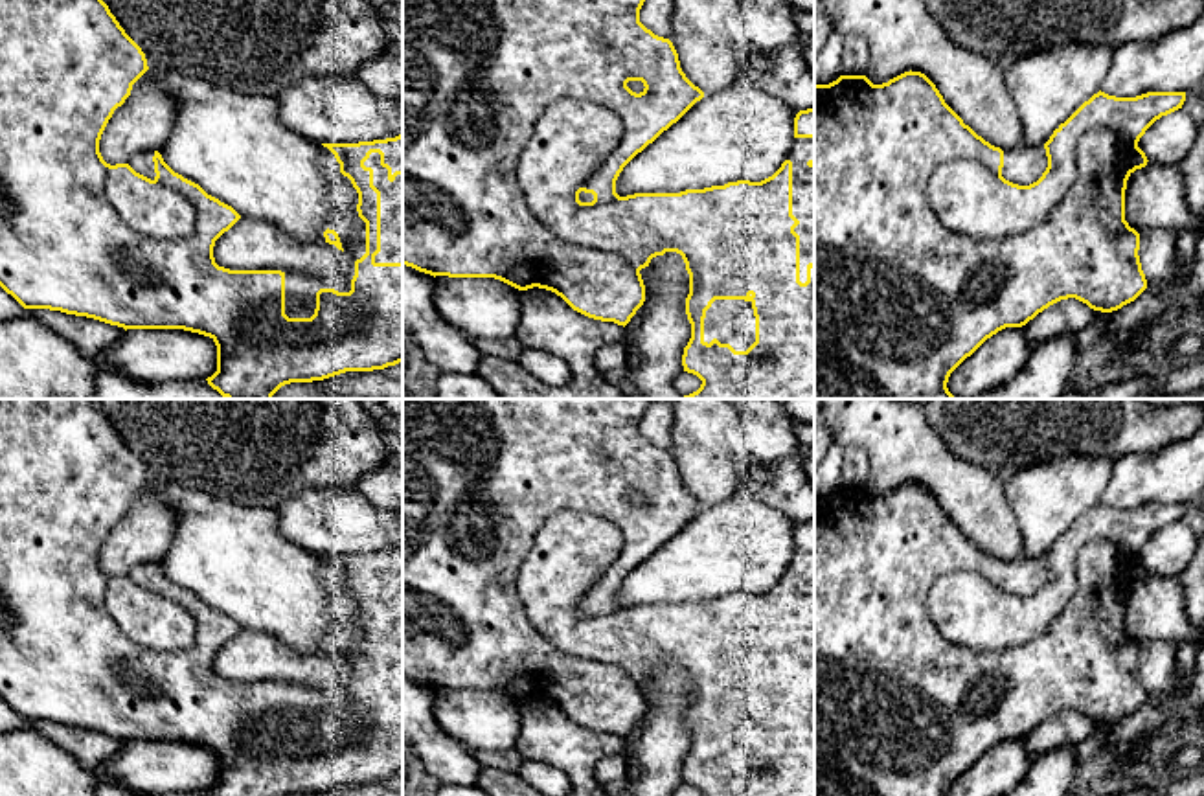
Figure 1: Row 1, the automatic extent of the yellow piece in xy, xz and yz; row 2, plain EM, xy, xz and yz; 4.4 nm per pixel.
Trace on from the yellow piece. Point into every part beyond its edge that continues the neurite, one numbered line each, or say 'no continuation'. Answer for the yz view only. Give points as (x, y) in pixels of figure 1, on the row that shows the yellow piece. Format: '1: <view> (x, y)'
1: yz (1022, 166)

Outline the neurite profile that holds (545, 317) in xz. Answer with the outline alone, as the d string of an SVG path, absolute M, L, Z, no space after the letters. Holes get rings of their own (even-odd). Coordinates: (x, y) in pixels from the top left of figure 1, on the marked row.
M533 287L520 292L520 324L515 338L524 347L564 358L572 379L561 388L551 388L518 362L493 355L483 355L476 373L500 399L625 399L594 364L596 353L607 344L621 342L623 333L623 325L588 318L555 292Z

